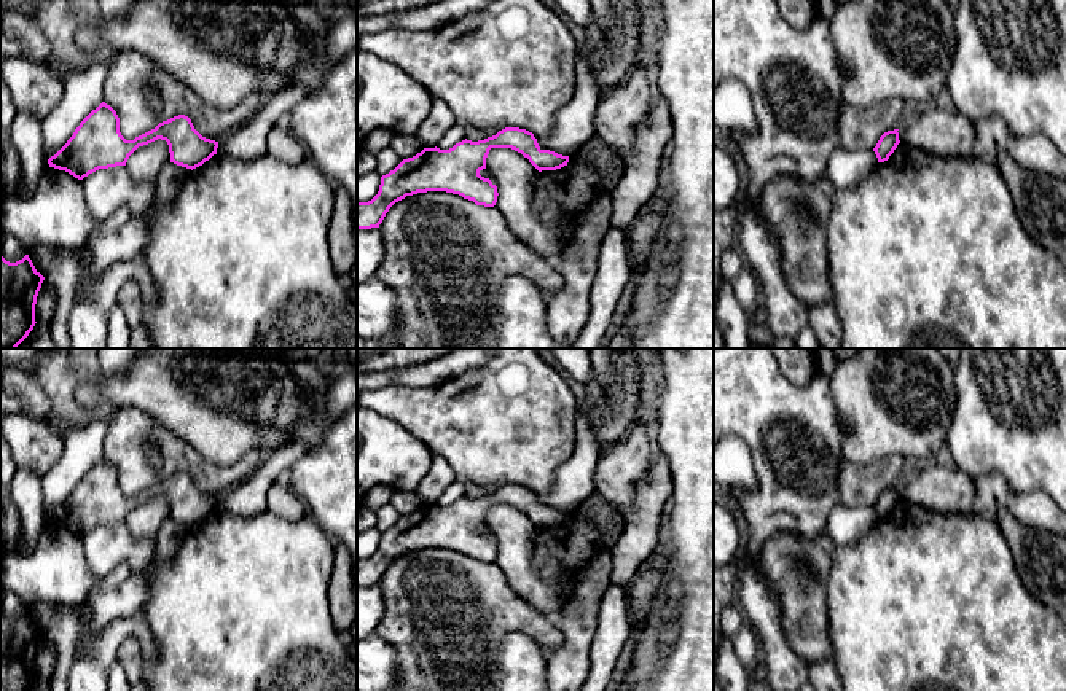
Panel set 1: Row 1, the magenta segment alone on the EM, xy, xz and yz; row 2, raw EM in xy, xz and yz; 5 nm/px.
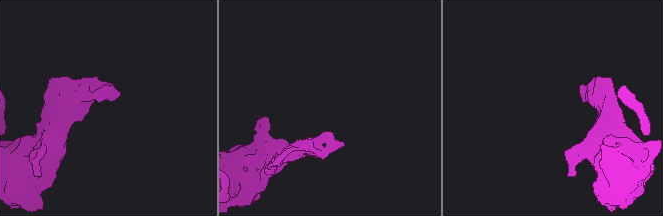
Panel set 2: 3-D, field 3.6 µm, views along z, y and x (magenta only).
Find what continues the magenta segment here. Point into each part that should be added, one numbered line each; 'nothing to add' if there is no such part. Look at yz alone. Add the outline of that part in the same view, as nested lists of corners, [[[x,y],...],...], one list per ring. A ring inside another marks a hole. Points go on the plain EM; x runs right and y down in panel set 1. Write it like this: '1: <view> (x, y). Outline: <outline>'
nothing to add

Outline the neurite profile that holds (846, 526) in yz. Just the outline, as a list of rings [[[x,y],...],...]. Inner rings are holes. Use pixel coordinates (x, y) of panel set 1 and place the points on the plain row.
[[[838,506],[827,519],[827,532],[837,548],[846,548],[856,545],[876,522],[873,506]]]

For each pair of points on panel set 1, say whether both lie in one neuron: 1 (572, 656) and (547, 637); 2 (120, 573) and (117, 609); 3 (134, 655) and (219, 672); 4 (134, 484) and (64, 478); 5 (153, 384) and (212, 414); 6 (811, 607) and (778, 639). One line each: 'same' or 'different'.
1: different
2: different
3: different
4: different
5: same
6: different

